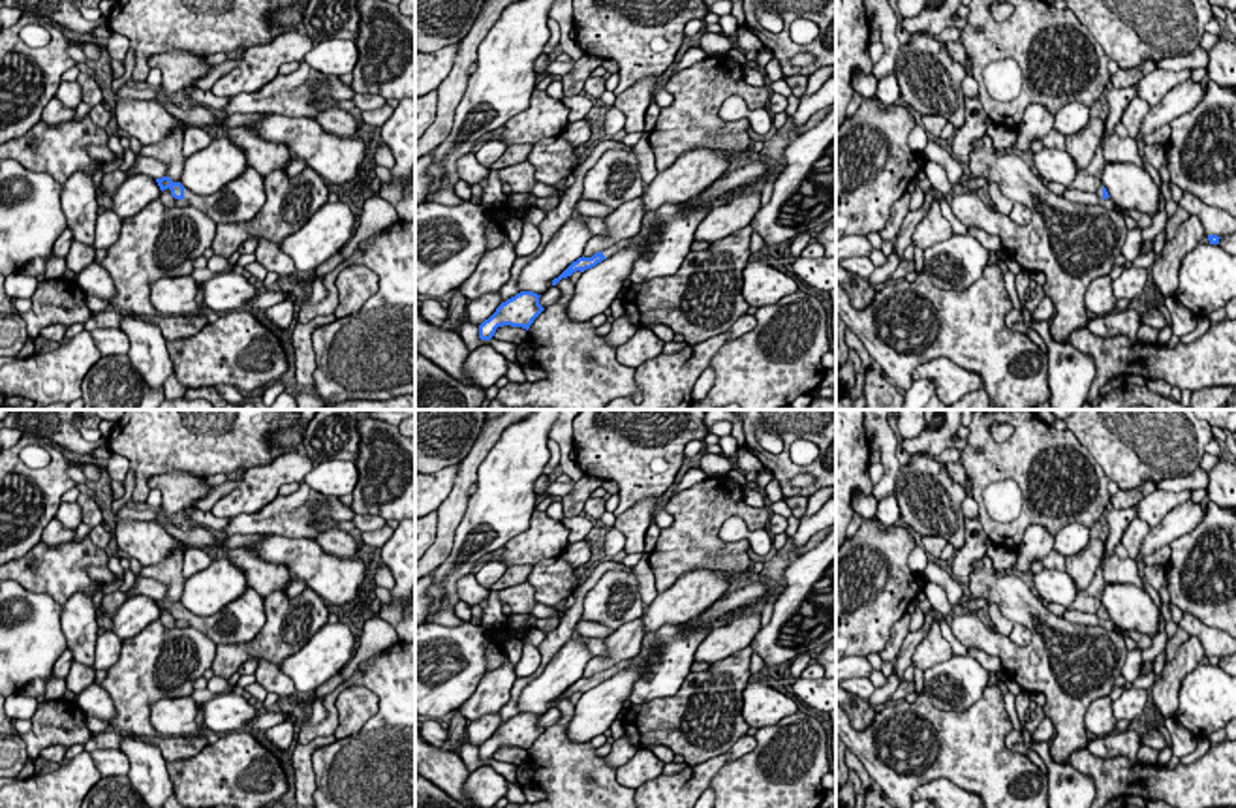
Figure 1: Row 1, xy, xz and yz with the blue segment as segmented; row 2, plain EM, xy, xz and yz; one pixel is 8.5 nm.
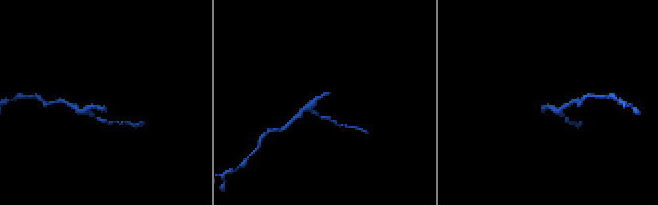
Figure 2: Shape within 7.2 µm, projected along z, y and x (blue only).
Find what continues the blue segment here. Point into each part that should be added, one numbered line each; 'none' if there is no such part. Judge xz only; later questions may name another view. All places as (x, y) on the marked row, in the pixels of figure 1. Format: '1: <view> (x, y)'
1: xz (665, 237)

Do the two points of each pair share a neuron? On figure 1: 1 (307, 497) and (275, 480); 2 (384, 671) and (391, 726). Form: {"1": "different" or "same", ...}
{"1": "different", "2": "same"}

